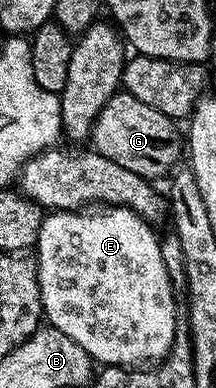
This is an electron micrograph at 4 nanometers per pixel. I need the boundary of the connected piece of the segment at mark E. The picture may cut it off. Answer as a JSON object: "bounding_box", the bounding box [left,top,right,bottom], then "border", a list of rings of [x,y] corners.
{"bounding_box":[35,206,179,368],"border":[[[106,206],[94,210],[94,215],[89,211],[92,210],[54,210],[42,218],[35,258],[44,318],[48,326],[83,345],[89,358],[98,364],[132,368],[156,364],[168,355],[179,330],[178,296],[167,277],[167,265],[163,265],[161,239],[130,208]]]}

